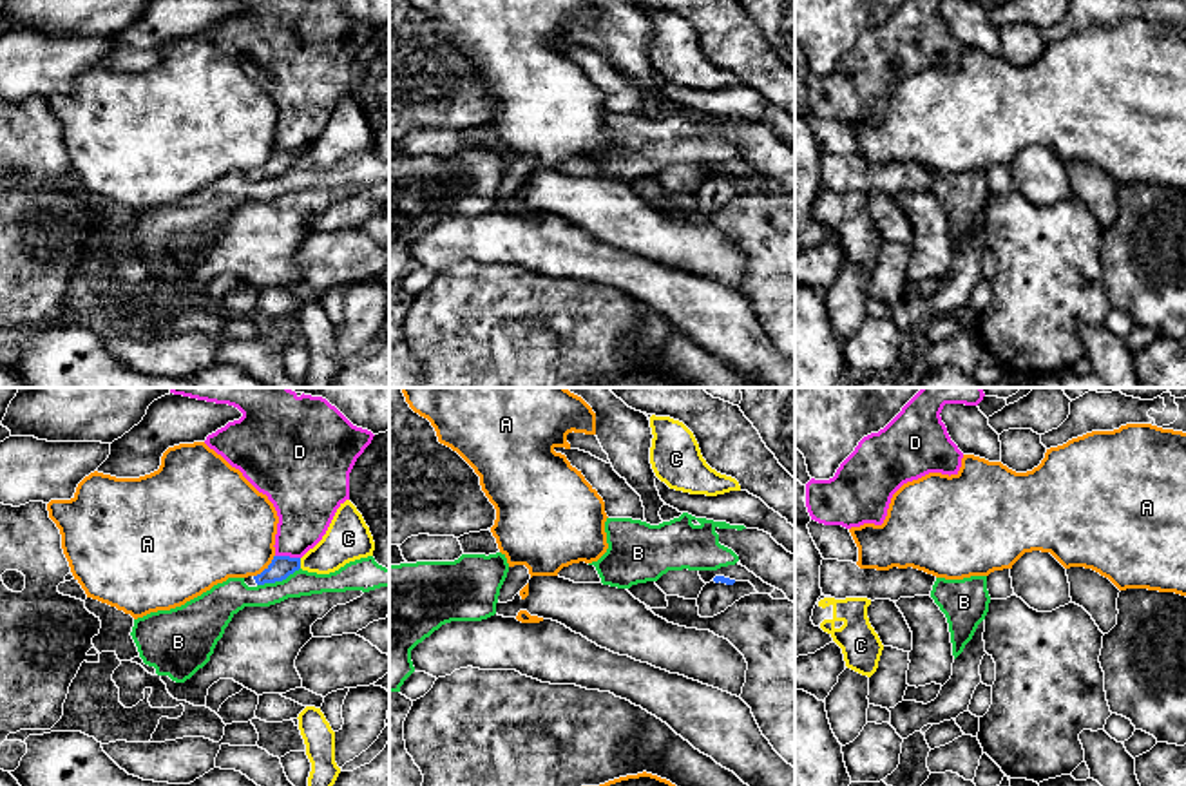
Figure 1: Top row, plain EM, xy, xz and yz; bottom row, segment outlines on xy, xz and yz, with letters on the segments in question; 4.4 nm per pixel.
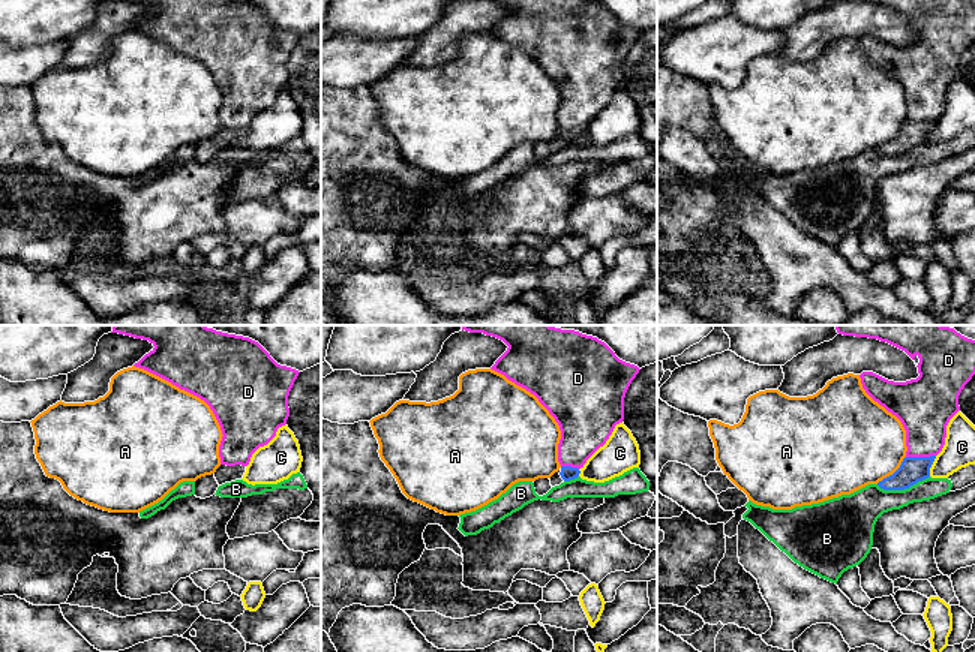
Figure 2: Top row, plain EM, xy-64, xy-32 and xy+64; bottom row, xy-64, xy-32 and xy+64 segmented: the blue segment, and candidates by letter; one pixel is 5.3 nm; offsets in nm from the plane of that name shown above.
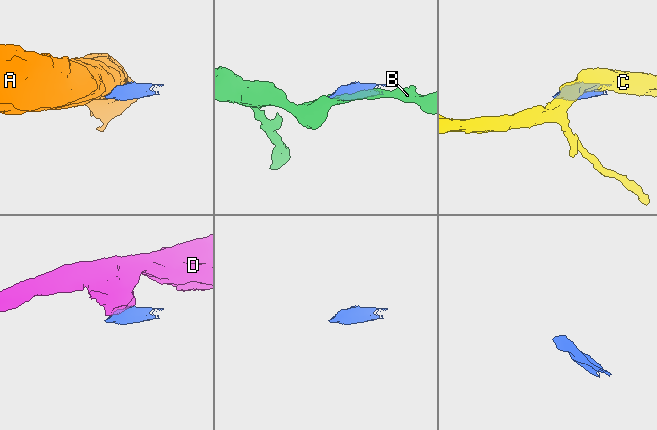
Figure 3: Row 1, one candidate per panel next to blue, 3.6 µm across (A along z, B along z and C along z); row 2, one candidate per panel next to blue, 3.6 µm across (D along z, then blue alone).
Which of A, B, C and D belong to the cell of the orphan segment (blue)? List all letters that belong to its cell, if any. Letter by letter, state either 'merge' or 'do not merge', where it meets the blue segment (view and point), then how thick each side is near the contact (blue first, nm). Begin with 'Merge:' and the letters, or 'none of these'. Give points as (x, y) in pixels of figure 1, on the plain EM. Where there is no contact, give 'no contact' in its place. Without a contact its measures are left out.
Merge: none of these
A: do not merge | xy (265, 163) | 100/440 nm
B: do not merge | xy (277, 174) | 100/150 nm
C: do not merge | xy (299, 158) | 100/200 nm
D: do not merge | xy (288, 151) | 100/260 nm

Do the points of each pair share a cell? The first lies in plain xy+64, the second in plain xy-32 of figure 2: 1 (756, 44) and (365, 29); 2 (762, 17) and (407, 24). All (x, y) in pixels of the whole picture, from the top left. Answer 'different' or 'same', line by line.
1: different
2: same

